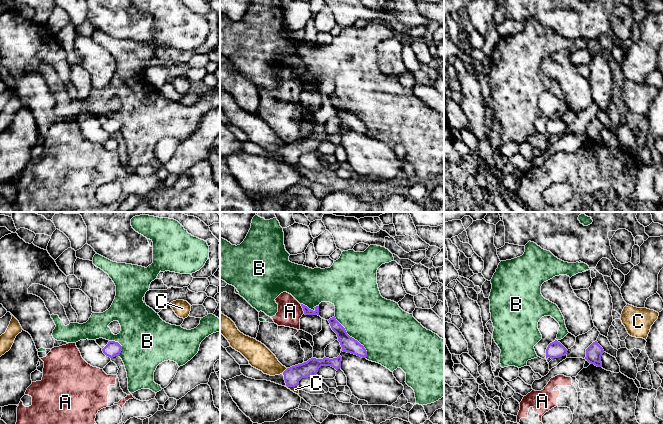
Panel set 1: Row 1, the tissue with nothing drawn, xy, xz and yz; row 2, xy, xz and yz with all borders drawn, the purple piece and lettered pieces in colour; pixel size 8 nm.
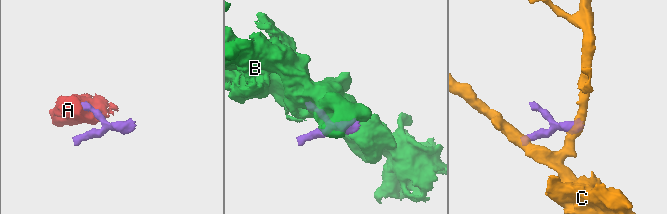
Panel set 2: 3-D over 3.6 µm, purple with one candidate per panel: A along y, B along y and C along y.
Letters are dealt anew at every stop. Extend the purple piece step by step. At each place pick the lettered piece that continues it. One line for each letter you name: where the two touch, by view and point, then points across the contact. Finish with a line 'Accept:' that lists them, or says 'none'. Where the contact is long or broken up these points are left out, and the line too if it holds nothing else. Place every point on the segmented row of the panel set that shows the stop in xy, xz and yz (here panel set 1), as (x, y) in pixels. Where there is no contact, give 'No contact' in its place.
Accept: none

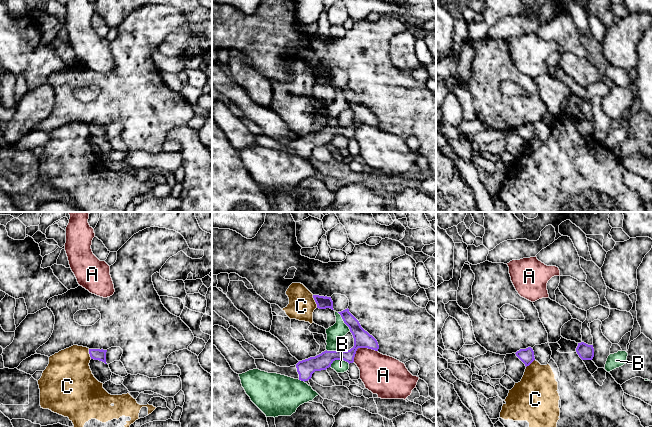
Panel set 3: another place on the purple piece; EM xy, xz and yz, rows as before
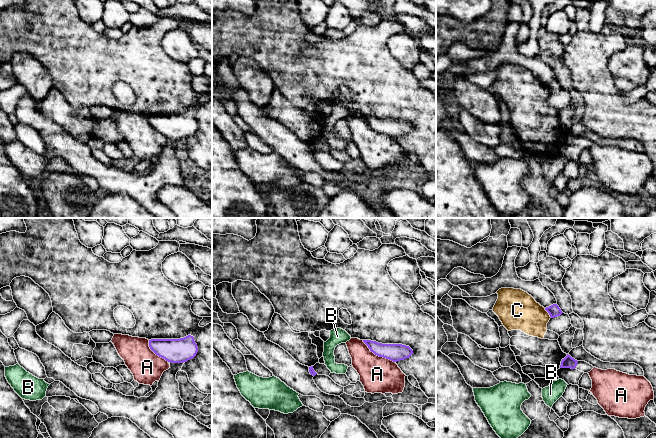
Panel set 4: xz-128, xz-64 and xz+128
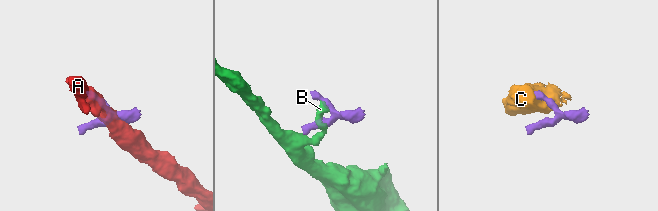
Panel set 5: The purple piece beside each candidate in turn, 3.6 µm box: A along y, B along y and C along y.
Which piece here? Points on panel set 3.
Accept: none

